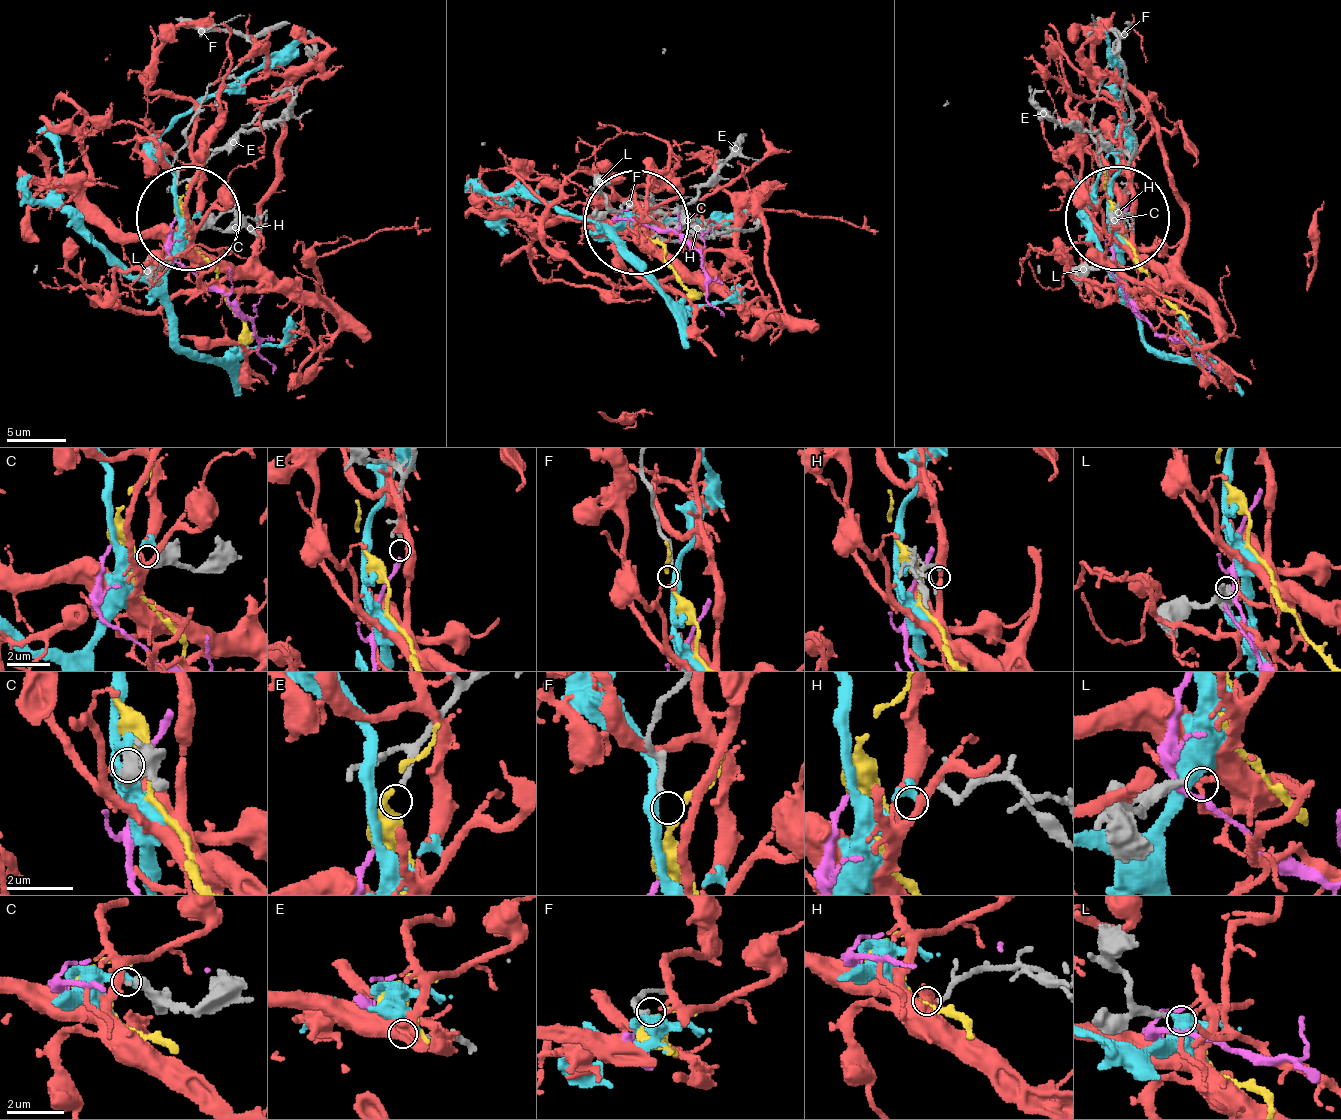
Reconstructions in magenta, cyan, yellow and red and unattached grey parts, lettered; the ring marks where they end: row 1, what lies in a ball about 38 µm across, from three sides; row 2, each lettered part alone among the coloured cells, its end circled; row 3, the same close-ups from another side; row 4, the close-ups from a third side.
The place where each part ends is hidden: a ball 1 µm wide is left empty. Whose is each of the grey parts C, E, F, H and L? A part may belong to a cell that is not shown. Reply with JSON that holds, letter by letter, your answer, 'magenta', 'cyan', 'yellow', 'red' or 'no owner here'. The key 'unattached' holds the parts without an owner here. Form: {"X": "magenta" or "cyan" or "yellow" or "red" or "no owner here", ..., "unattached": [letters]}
{"C": "cyan", "E": "magenta", "F": "yellow", "H": "red", "L": "no owner here", "unattached": ["L"]}

